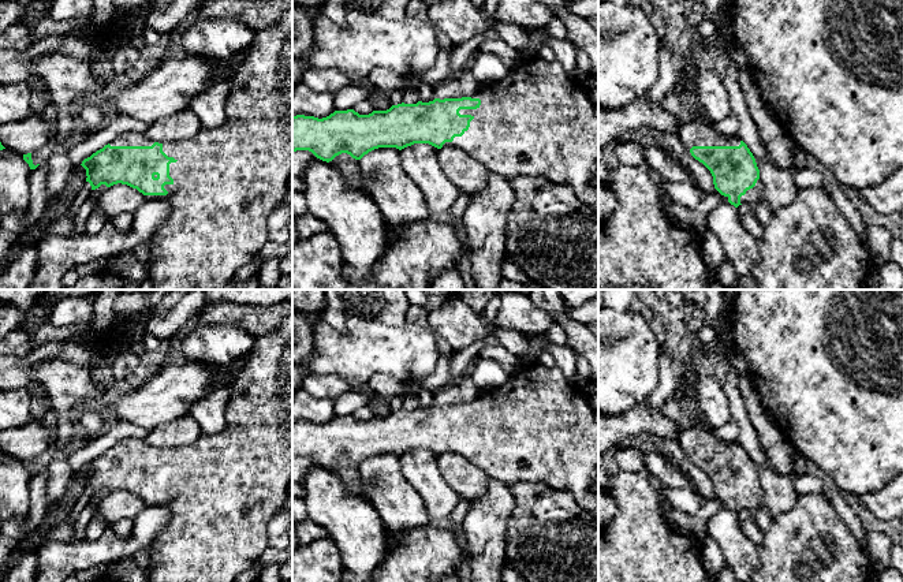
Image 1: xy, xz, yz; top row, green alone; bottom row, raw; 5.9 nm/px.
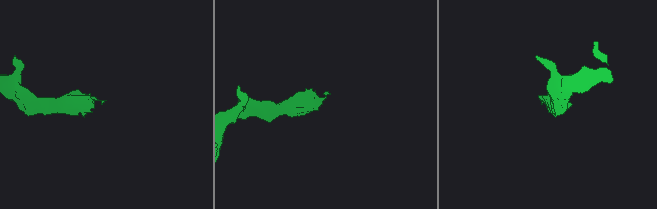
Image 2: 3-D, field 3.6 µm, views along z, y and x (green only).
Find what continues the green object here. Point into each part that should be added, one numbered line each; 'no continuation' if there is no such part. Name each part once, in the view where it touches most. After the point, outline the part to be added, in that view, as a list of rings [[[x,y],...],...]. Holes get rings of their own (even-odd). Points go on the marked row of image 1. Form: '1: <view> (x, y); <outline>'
1: xz (538, 122); [[[538,56],[522,59],[505,78],[471,96],[480,98],[481,105],[477,109],[459,111],[460,115],[474,117],[469,130],[452,142],[445,142],[443,148],[462,149],[507,180],[527,175],[568,186],[583,205],[598,213],[598,116],[594,102],[587,97],[585,82],[571,79],[556,60],[546,61]]]

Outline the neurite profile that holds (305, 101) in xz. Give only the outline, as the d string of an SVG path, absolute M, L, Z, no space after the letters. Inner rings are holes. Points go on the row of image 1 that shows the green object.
M303 83L292 89L292 116L305 115L322 119L335 111L335 97L332 93L314 92Z

